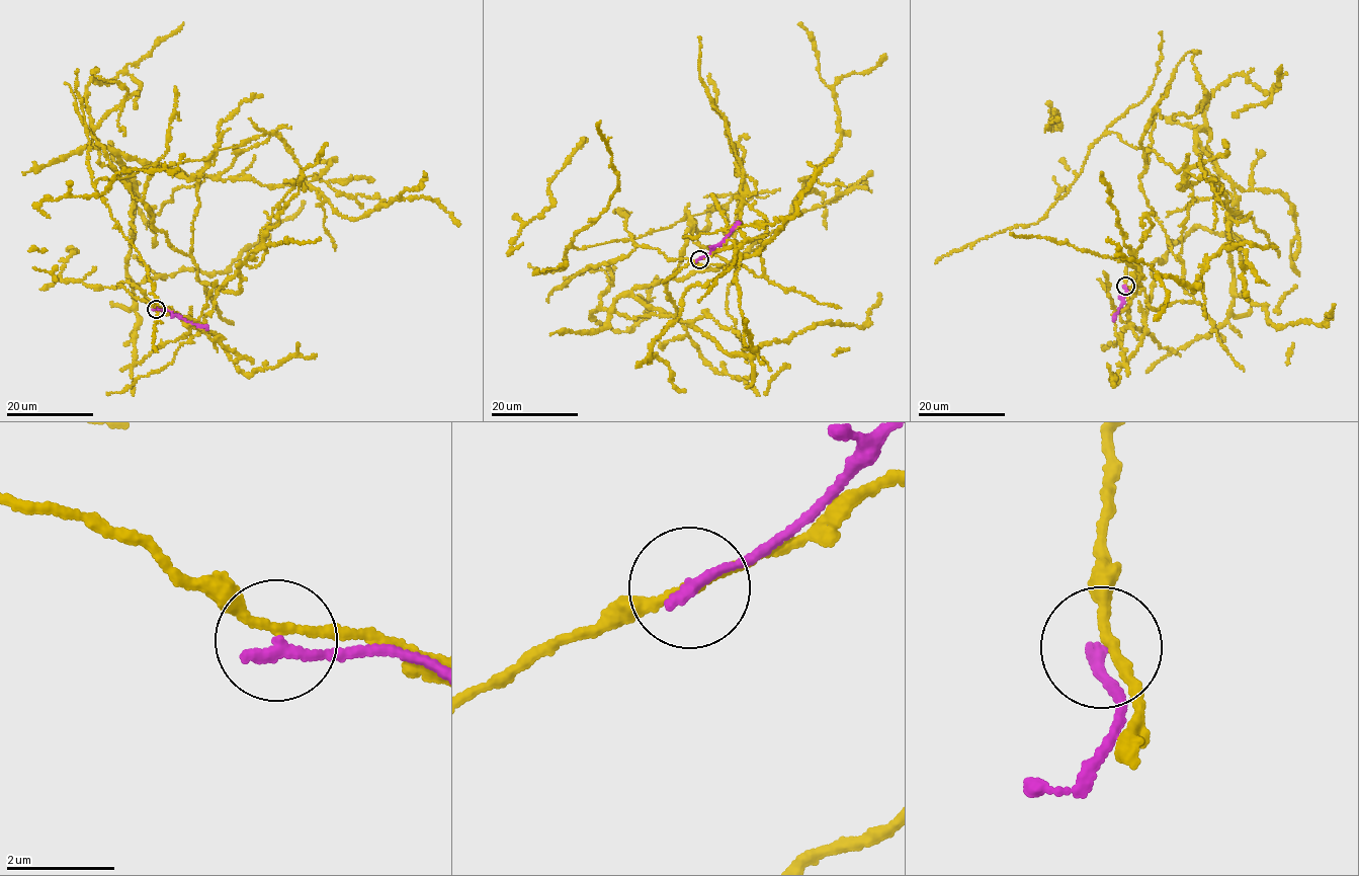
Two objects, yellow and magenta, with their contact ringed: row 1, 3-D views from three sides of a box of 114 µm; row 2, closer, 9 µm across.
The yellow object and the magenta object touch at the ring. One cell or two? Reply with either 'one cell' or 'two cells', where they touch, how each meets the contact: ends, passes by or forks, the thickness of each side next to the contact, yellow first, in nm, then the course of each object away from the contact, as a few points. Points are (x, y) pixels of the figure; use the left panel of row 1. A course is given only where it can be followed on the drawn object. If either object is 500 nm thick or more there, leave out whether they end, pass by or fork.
two cells; place (156, 309); yellow passes by; magenta ends; calibres 160 and 240 nm; course yellow (156, 308), (240, 291), (192, 259), (209, 164), (118, 155), (134, 362), (194, 321), (236, 360), (75, 252); course magenta (156, 309), (167, 309), (208, 329)

